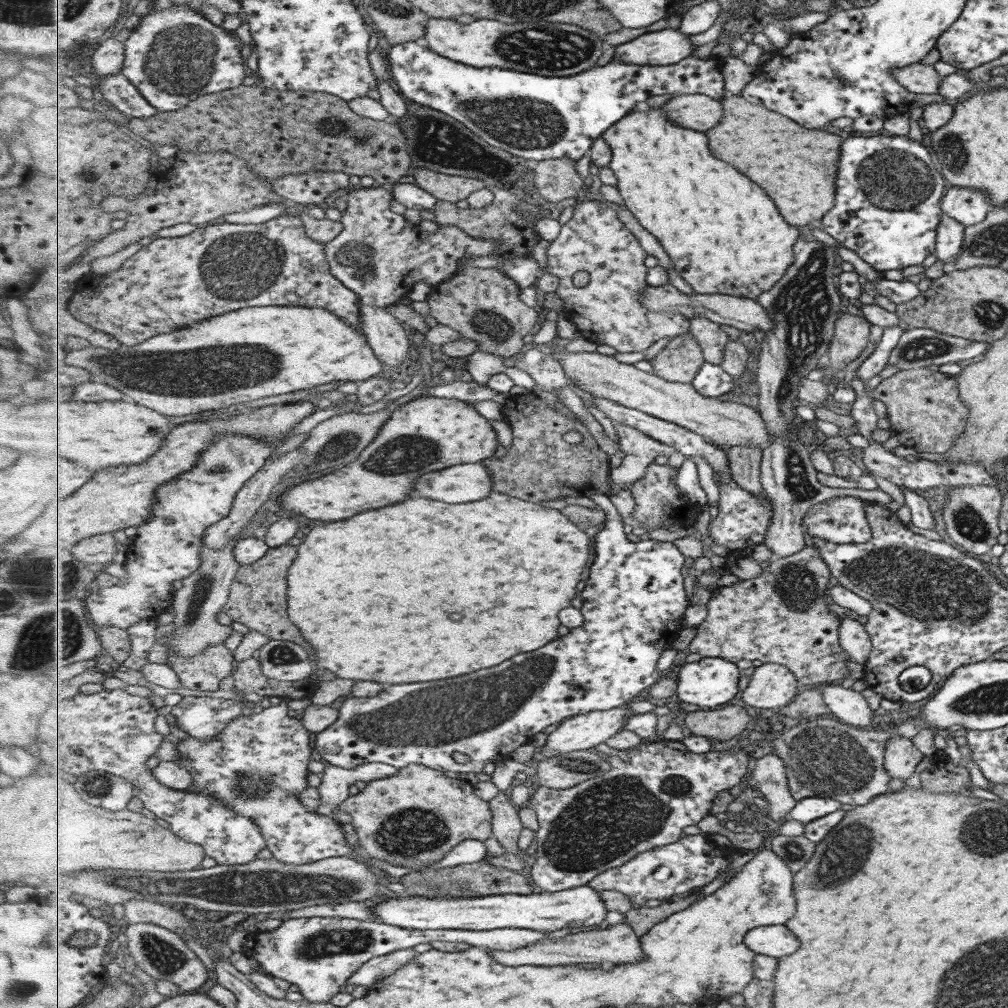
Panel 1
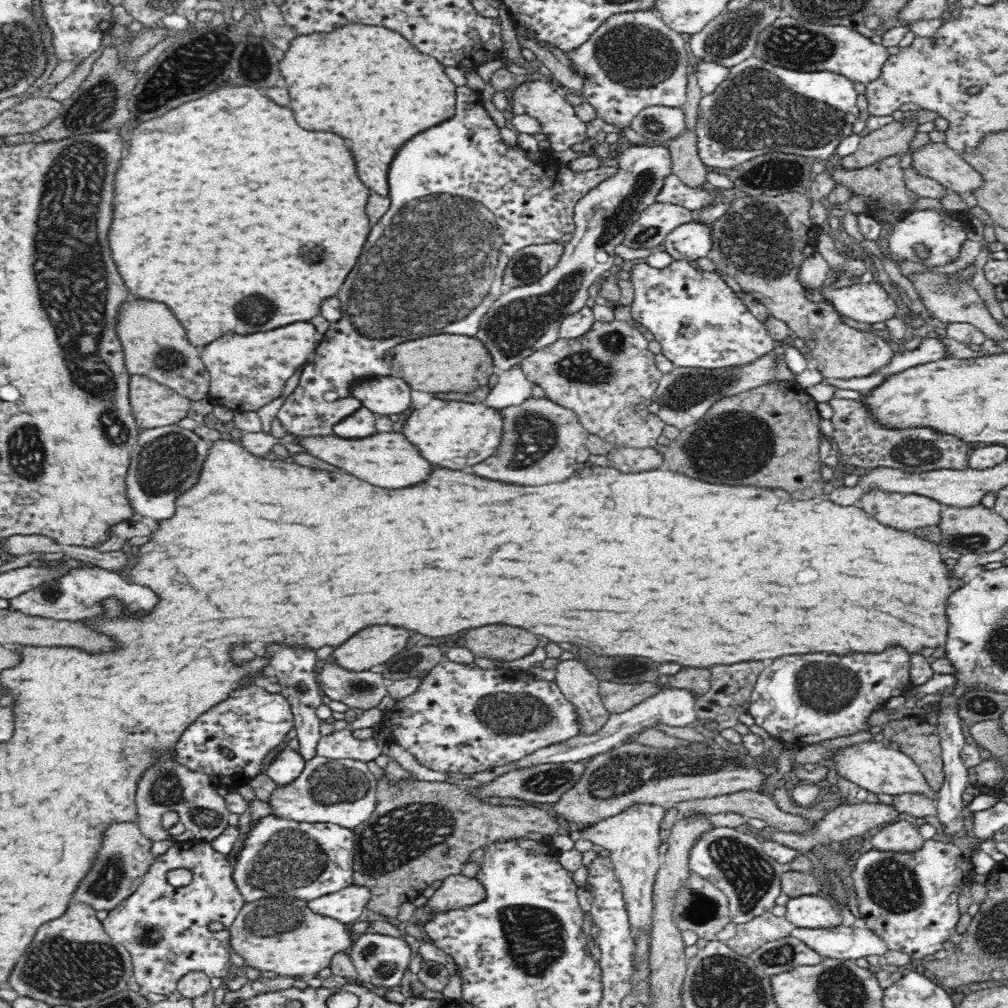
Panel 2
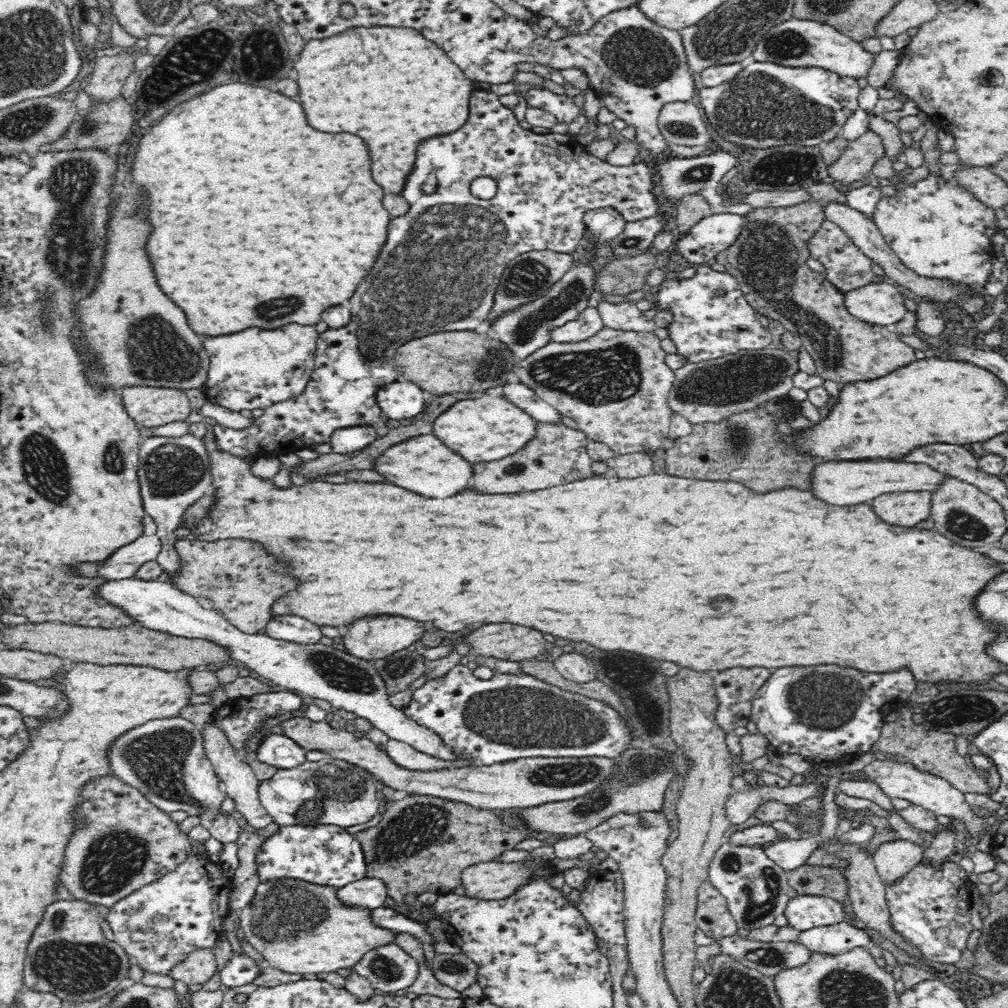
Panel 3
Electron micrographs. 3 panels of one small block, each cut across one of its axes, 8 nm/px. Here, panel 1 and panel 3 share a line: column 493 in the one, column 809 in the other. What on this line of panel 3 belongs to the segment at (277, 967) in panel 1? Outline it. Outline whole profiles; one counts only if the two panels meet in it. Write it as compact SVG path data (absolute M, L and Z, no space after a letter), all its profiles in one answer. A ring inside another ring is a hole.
M846 921L832 924L832 926L803 930L799 932L797 941L812 953L844 953L856 946L867 947L873 943L864 929Z

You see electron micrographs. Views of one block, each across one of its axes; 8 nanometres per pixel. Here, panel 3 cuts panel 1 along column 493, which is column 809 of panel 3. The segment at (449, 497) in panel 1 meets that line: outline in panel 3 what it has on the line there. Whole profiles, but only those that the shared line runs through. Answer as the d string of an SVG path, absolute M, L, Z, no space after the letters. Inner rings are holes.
M870 460L870 461L830 461L815 463L808 486L812 486L812 494L834 506L854 506L868 502L880 494L888 492L916 492L926 490L932 492L940 480L941 472L927 464L916 464L906 460Z

